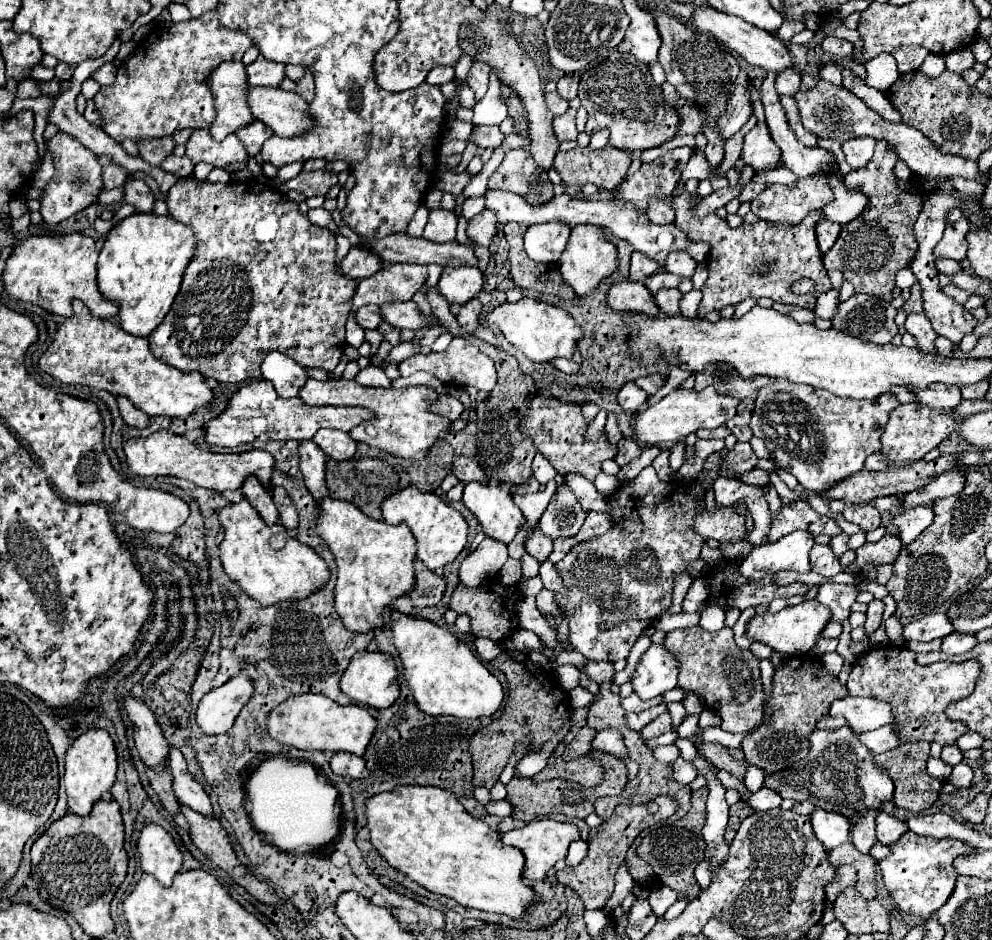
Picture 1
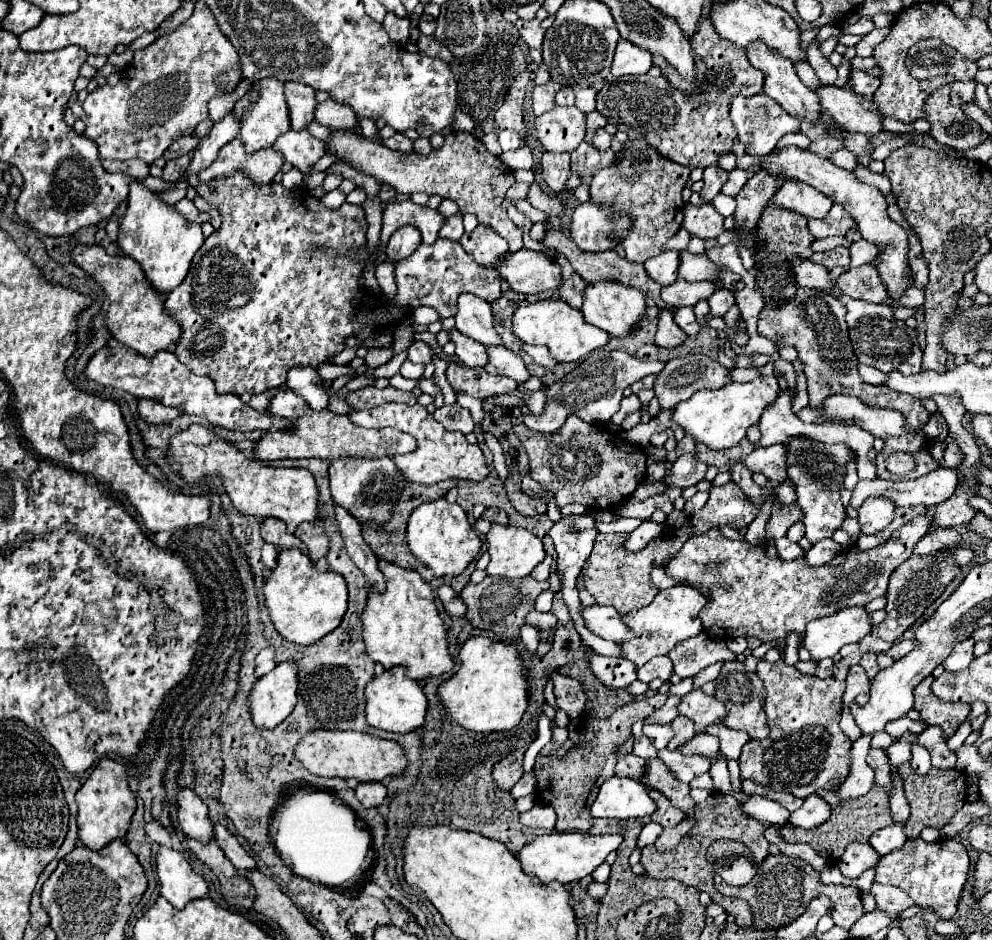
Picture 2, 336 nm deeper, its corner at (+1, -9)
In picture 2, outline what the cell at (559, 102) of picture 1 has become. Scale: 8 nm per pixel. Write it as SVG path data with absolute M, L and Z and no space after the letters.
M548 81L544 85L534 85L532 89L532 111L534 115L542 115L550 109L554 109L554 95L560 91L560 85L556 81Z

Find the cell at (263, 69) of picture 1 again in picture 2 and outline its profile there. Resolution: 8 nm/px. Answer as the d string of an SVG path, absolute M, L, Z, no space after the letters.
M286 83L286 101L290 109L292 129L302 131L314 121L314 109L318 107L316 91L302 83Z

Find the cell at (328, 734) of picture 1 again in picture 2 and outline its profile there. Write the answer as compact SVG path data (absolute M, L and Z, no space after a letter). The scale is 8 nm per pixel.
M310 731L298 743L296 757L314 775L360 781L360 785L356 787L356 797L364 807L380 807L386 801L386 787L384 783L376 781L384 781L386 777L400 777L408 767L408 759L396 741L378 739L358 731Z

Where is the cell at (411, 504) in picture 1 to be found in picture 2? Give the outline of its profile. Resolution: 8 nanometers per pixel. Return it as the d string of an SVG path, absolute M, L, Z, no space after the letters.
M436 499L416 507L410 515L406 537L414 557L418 557L426 567L430 567L436 577L460 575L470 565L470 561L476 559L482 547L480 537L468 523L466 511L458 503L448 503L446 499Z

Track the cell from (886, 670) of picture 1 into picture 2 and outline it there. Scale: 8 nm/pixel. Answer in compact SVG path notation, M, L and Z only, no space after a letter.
M932 675L926 677L916 689L914 689L914 709L920 713L922 721L926 721L928 725L938 725L942 729L946 729L946 735L952 737L954 731L960 727L960 723L966 721L966 717L970 715L970 705L962 705L962 703L946 703L940 701L932 689Z

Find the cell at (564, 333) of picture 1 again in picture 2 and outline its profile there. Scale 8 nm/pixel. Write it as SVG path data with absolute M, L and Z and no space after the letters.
M540 299L536 303L524 303L516 309L512 317L512 331L522 343L544 345L548 347L550 355L558 363L572 363L588 355L590 351L604 347L610 341L610 335L598 327L592 327L584 321L582 311L570 307L562 299Z

